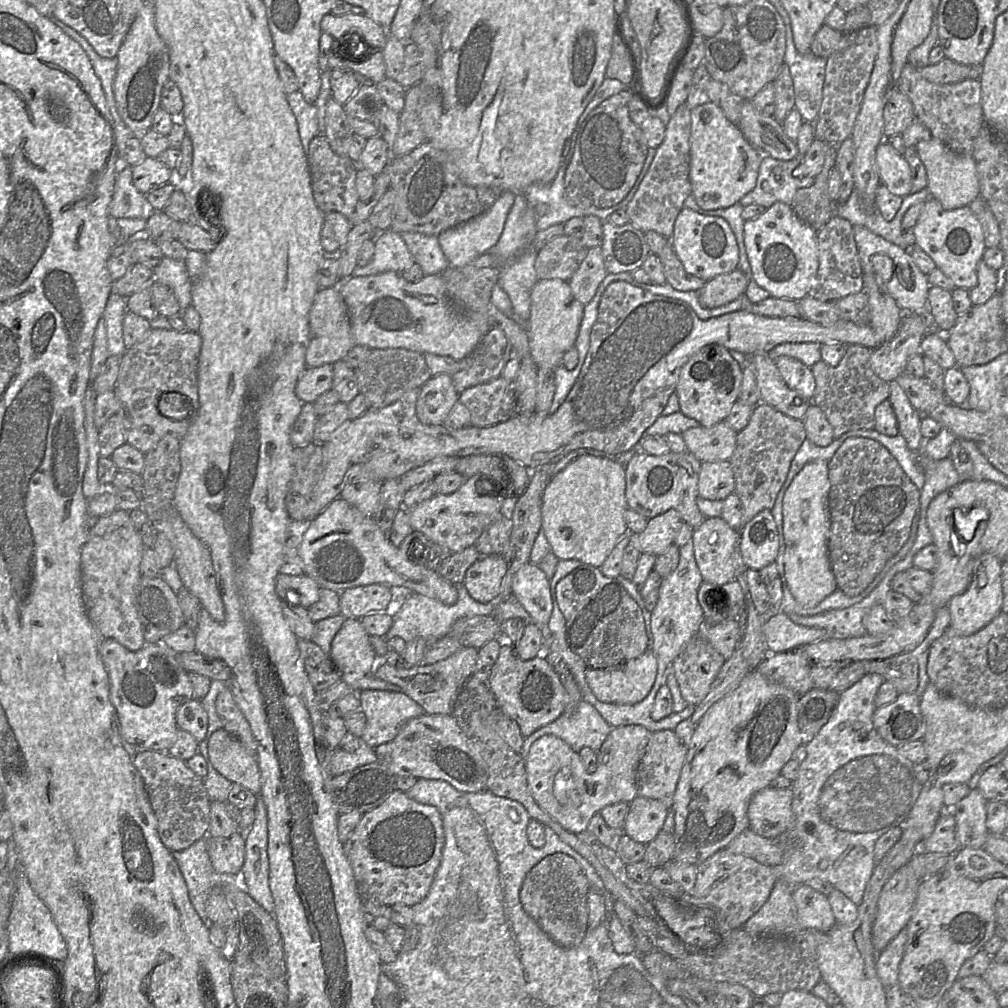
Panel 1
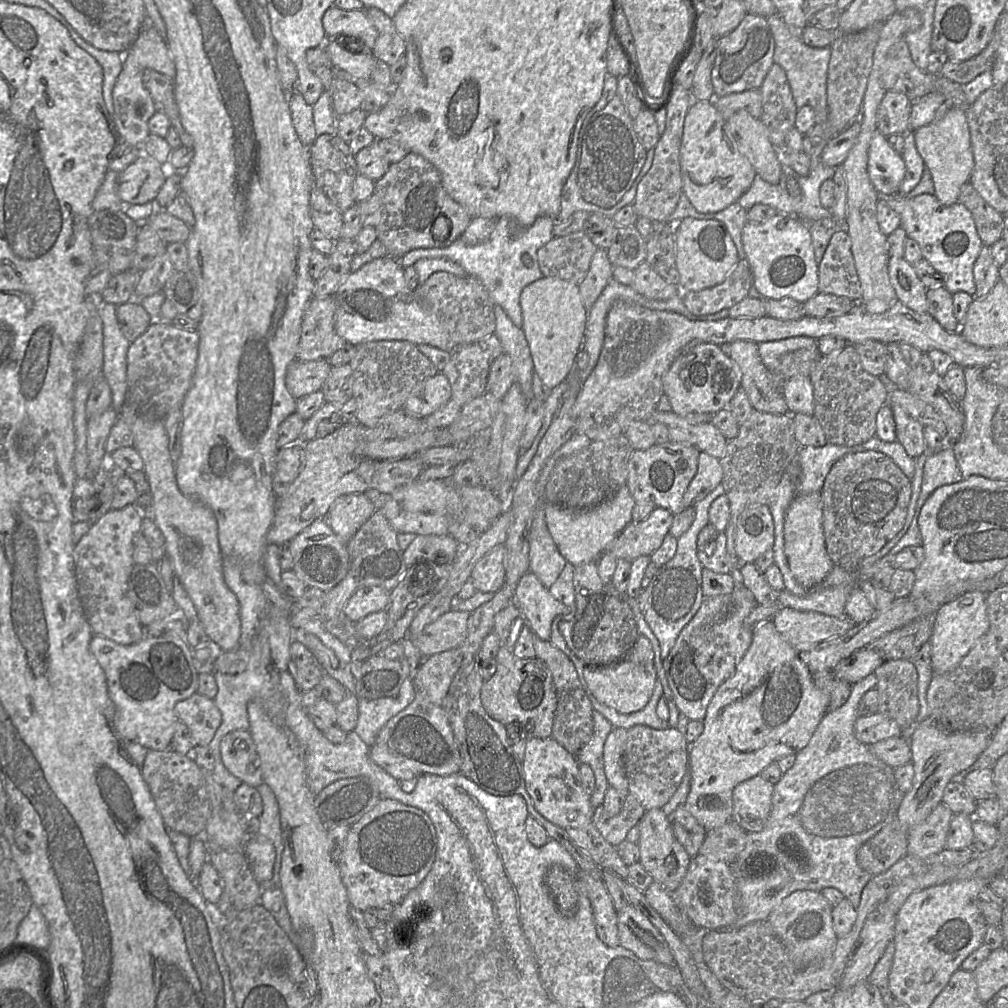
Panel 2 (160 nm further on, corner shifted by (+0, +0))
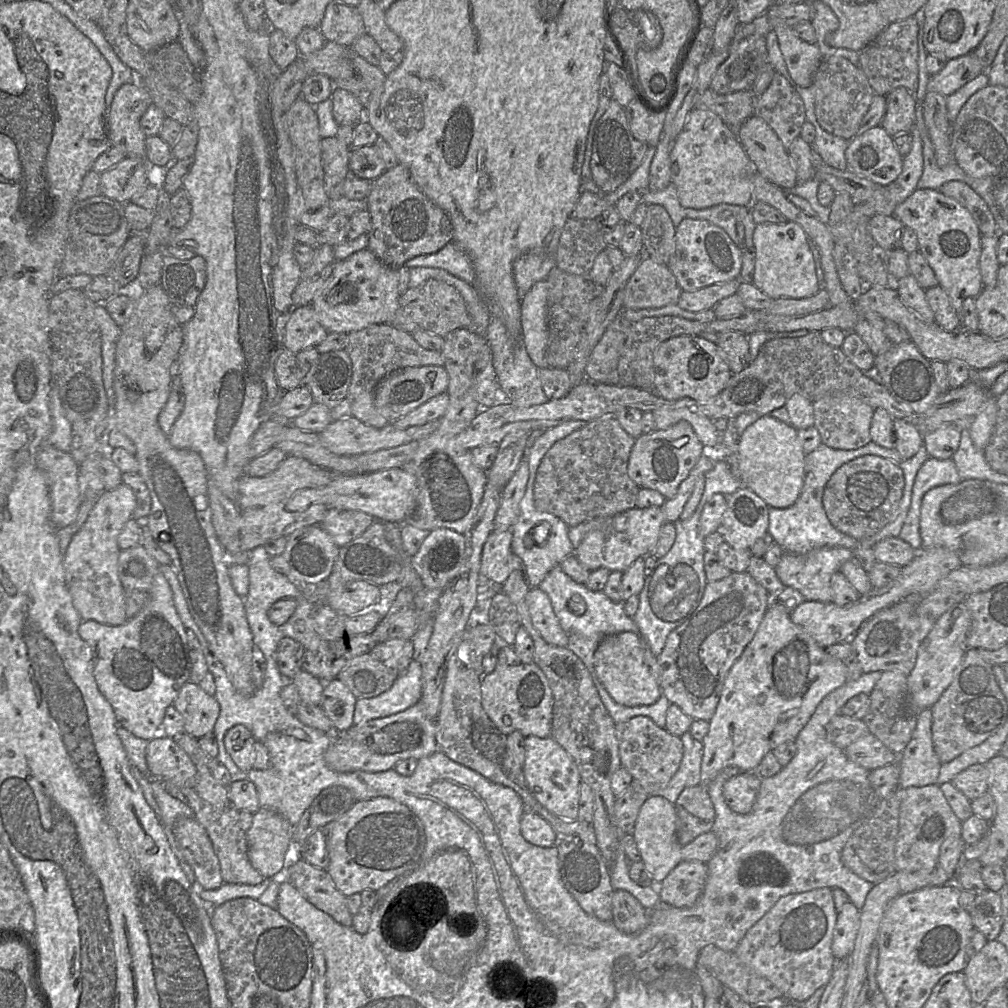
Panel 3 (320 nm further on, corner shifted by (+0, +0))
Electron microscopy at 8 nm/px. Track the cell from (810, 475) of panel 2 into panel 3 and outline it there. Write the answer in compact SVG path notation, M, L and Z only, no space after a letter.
M822 443L814 451L805 455L804 483L796 502L788 508L775 508L775 510L773 507L769 507L768 509L768 533L772 536L774 543L779 545L784 552L805 554L813 549L822 547L840 547L852 551L857 547L873 548L877 542L884 538L899 536L910 508L912 490L916 475L921 466L930 456L923 445L915 456L910 459L903 460L900 463L899 466L904 474L905 485L895 519L874 535L861 540L856 540L844 533L841 533L832 526L825 513L822 498L825 486L834 472L842 465L859 458L862 455L866 454L859 454L857 449L834 450Z

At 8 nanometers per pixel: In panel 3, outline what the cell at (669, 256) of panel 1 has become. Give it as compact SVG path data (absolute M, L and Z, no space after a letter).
M648 204L639 228L645 255L659 264L667 265L675 249L676 229L665 208L658 204Z

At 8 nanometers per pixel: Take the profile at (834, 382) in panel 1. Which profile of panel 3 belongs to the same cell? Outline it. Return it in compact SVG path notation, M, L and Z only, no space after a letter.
M831 393L812 403L813 426L818 430L823 445L834 450L856 450L871 442L870 427L875 409L860 398L846 393Z

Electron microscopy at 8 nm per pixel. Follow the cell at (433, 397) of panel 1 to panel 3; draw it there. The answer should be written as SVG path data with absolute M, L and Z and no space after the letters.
M419 366L401 369L381 380L374 389L374 406L387 422L393 422L429 399L445 393L449 378L443 366Z

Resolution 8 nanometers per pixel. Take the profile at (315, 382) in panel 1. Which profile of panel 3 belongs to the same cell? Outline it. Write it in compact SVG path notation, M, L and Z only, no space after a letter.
M307 348L293 353L283 349L274 365L277 383L282 391L289 391L303 384L311 367L316 363L320 353L315 348Z

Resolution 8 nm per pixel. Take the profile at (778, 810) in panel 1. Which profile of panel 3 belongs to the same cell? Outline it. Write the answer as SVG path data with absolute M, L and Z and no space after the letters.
M742 772L725 782L723 796L733 812L741 815L751 812L757 799L761 779L755 772Z

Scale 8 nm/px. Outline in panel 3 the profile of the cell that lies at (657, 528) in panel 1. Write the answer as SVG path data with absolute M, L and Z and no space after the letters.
M662 507L632 508L605 518L601 528L588 532L573 555L589 571L605 568L624 573L635 560L650 555L665 523Z

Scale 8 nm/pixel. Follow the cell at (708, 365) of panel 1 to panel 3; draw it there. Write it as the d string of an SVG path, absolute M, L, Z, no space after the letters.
M677 336L662 342L654 351L653 365L653 389L667 401L708 401L725 388L732 375L719 347L699 336Z

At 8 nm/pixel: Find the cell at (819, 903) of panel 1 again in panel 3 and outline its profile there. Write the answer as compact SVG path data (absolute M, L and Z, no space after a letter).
M816 888L784 896L746 932L734 953L756 974L779 989L785 1001L805 1002L818 988L826 986L835 968L837 960L832 954L831 946L837 915L830 888Z

